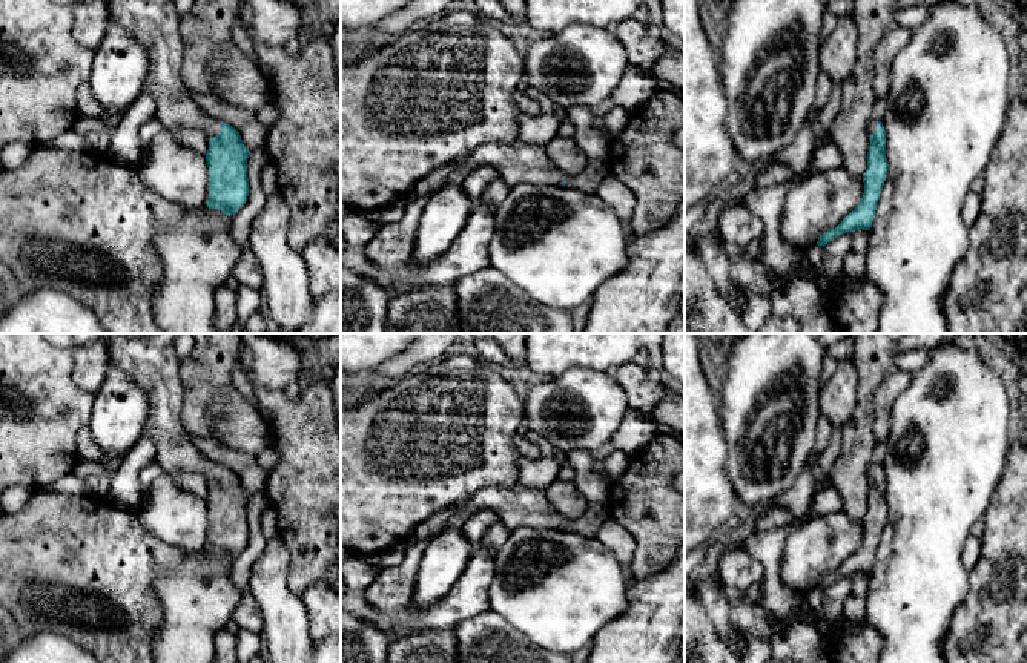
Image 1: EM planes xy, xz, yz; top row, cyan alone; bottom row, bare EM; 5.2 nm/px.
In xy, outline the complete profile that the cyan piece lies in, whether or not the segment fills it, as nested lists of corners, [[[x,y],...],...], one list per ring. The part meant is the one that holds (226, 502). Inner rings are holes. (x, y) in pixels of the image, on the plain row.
[[[100,333],[111,362],[147,396],[144,433],[157,447],[163,474],[201,471],[209,482],[209,552],[235,559],[247,545],[247,502],[239,476],[207,459],[190,439],[181,421],[184,390],[175,339],[180,333]]]

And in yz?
[[[881,465],[867,467],[870,490],[867,496],[867,513],[863,517],[864,537],[860,548],[832,574],[824,576],[817,588],[826,589],[846,576],[869,574],[875,562],[877,546],[883,534],[889,508],[886,500],[886,474]]]

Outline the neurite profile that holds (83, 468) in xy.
[[[78,457],[78,460],[75,462],[74,474],[83,480],[92,476],[100,476],[111,482],[111,479],[114,477],[114,471],[104,467],[103,463],[83,457]]]

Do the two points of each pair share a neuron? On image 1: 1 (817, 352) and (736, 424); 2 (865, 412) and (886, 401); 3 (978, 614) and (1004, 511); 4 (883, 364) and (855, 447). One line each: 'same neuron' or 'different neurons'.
1: same neuron
2: different neurons
3: same neuron
4: same neuron

